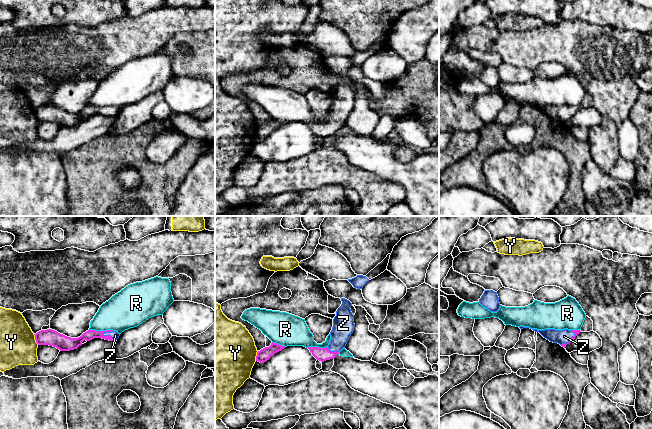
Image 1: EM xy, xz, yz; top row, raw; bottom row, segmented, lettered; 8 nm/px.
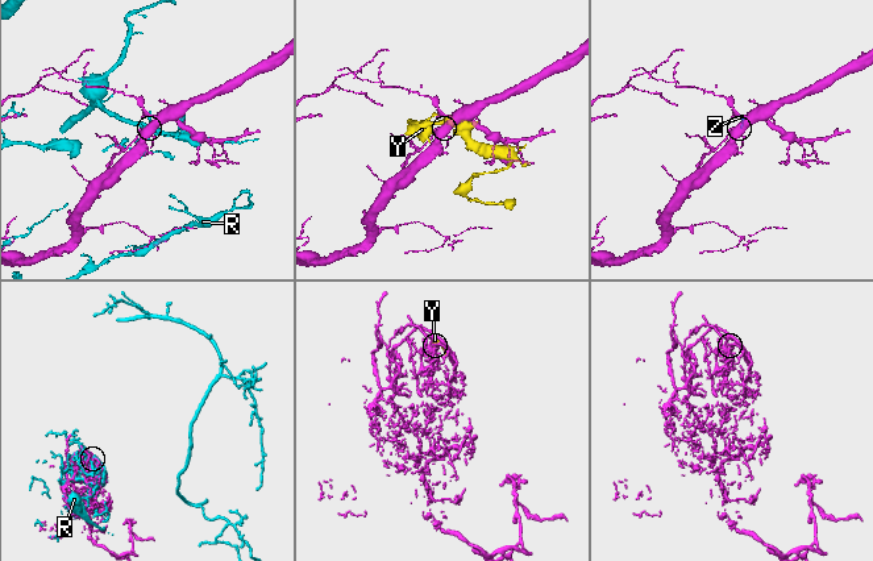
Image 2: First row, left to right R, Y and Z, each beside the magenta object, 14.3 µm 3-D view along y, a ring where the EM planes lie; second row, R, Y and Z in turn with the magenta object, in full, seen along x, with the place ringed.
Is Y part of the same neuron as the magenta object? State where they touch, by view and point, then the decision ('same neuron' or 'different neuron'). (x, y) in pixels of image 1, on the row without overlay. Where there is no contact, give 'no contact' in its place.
xy (35, 115) | different neuron

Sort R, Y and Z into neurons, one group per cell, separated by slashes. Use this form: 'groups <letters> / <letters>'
groups R / Y / Z

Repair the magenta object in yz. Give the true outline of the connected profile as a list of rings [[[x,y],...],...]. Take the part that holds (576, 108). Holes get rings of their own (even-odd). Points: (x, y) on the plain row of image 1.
[[[532,105],[535,108],[539,108],[544,114],[553,119],[558,119],[562,123],[566,123],[567,120],[571,119],[575,113],[581,108],[580,106],[555,106],[555,105],[545,105],[537,106]]]

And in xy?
[[[52,105],[41,106],[34,111],[38,121],[53,122],[60,127],[70,127],[77,125],[82,121],[84,116],[90,117],[94,114],[102,114],[109,117],[116,117],[120,112],[118,108],[113,106],[95,107],[90,105],[78,114],[67,113]]]

